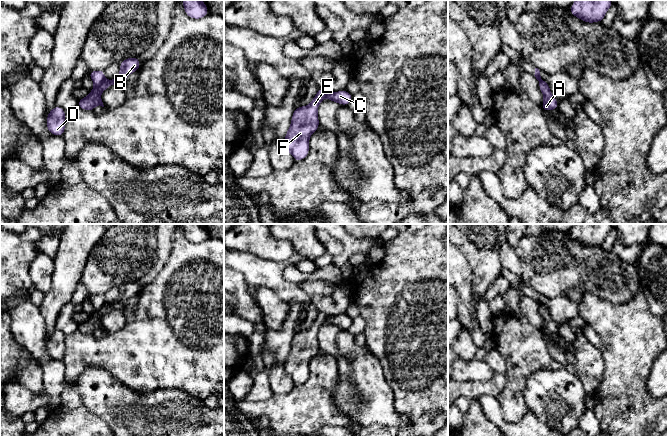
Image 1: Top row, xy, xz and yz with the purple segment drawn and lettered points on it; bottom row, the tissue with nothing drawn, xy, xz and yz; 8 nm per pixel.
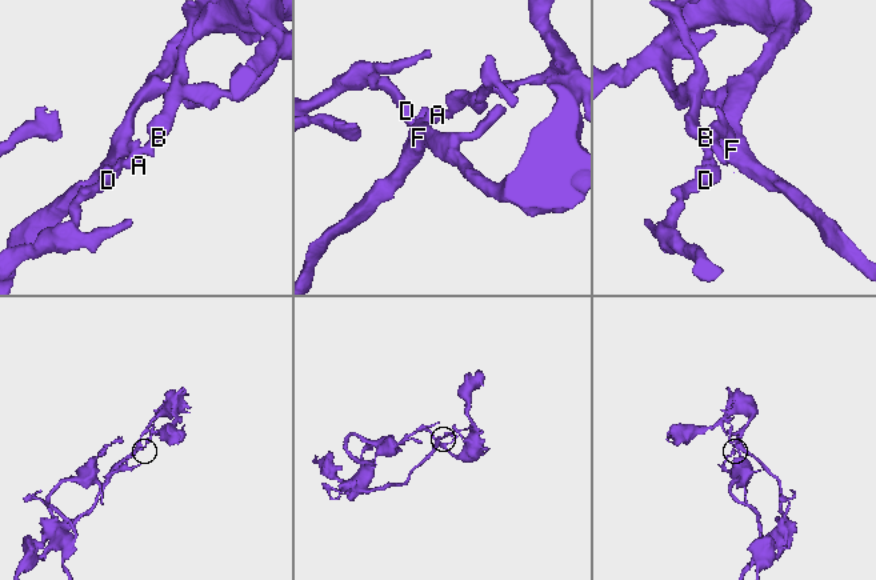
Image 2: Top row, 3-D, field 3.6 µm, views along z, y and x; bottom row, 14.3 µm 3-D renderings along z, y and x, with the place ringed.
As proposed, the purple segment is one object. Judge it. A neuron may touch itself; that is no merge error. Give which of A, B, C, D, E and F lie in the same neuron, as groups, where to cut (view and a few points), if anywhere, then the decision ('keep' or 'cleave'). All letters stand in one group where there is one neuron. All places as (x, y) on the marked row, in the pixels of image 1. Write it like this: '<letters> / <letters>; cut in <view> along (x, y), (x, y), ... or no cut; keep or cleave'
A B C D / E F; cut in xy along (105, 79), (95, 86); cleave

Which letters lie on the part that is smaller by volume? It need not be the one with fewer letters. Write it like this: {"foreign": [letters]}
{"foreign": ["A", "B", "C", "D"]}

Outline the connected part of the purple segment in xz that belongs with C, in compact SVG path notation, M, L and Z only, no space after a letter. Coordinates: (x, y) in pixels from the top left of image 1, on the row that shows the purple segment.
M346 90L338 92L327 91L325 97L328 98L330 101L334 101L341 105L347 106L351 102L353 95Z

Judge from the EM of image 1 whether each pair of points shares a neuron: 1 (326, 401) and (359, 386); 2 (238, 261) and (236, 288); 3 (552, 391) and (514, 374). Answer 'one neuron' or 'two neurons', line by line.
1: two neurons
2: two neurons
3: two neurons

